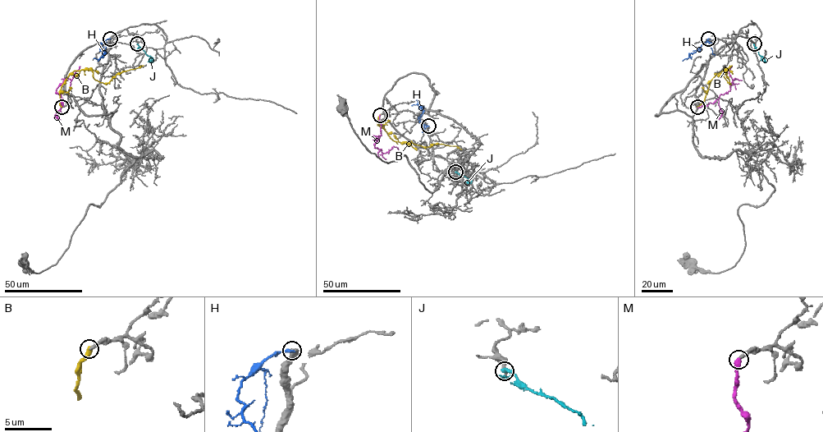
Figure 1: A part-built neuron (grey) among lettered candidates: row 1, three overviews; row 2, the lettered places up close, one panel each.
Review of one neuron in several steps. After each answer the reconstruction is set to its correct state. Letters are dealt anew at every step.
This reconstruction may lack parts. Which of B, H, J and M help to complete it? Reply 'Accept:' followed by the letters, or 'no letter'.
Accept: M

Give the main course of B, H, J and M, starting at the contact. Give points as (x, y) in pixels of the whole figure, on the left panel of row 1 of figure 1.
B: (61, 107), (59, 90), (64, 80), (75, 71), (91, 70), (95, 80), (107, 83), (116, 74), (143, 65)
H: (110, 39), (101, 44), (104, 53), (98, 59), (93, 58)
J: (137, 43), (150, 56), (149, 60), (153, 61)
M: (61, 107), (62, 99), (56, 92), (57, 89), (65, 79), (71, 80), (80, 66)

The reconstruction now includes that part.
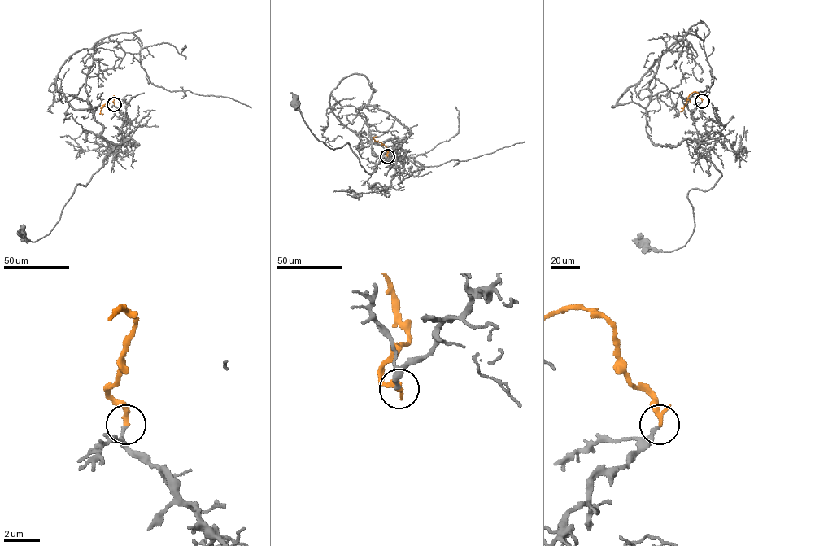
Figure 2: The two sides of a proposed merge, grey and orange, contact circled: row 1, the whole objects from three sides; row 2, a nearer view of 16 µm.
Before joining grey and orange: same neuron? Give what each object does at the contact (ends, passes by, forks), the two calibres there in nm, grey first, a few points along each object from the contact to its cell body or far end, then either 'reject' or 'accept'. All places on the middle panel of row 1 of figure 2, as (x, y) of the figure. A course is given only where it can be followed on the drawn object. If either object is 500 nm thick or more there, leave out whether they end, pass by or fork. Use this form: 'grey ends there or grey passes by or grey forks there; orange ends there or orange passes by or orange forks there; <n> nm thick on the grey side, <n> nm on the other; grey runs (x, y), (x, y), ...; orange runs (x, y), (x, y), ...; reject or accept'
grey ends there; orange ends there; 220 nm thick on the grey side, 280 nm on the other; grey runs (387, 156), (398, 146), (395, 153), (385, 150), (368, 173), (347, 143), (333, 149), (320, 141), (295, 106); orange runs (387, 156), (386, 148), (374, 141), (376, 136); accept

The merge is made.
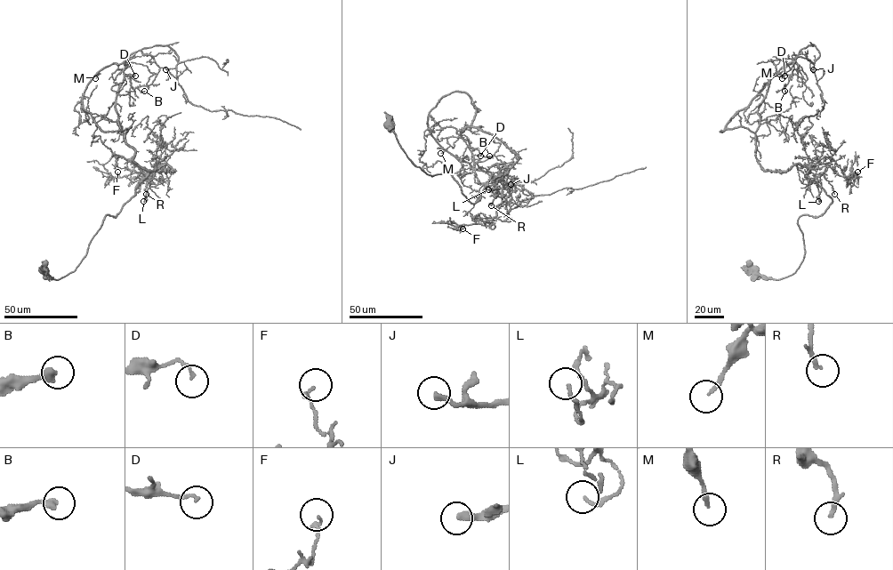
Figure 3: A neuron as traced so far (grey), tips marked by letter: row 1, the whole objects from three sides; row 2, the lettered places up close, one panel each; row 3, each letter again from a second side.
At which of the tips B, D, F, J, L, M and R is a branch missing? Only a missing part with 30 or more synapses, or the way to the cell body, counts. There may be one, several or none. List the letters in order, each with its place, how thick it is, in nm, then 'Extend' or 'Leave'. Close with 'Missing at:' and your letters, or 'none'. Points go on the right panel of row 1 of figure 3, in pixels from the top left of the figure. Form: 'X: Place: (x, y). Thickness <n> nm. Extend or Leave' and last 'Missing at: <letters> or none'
B: Place: (784, 91). Thickness 340 nm. Leave
D: Place: (784, 76). Thickness 120 nm. Leave
F: Place: (857, 172). Thickness 150 nm. Leave
J: Place: (813, 69). Thickness 280 nm. Extend
L: Place: (818, 201). Thickness 130 nm. Leave
M: Place: (782, 78). Thickness 190 nm. Extend
R: Place: (834, 194). Thickness 180 nm. Extend
Missing at: J, M, R

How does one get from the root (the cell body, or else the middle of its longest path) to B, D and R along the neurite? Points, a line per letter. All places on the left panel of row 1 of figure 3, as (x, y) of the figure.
B: (44, 268), (72, 272), (172, 172), (83, 107), (139, 51), (144, 91)
D: (44, 268), (72, 272), (103, 218), (155, 168), (172, 171), (140, 166), (119, 125), (116, 92), (135, 76)
R: (44, 268), (55, 279), (72, 272), (86, 254), (103, 218), (116, 216), (157, 163), (144, 188), (146, 194)

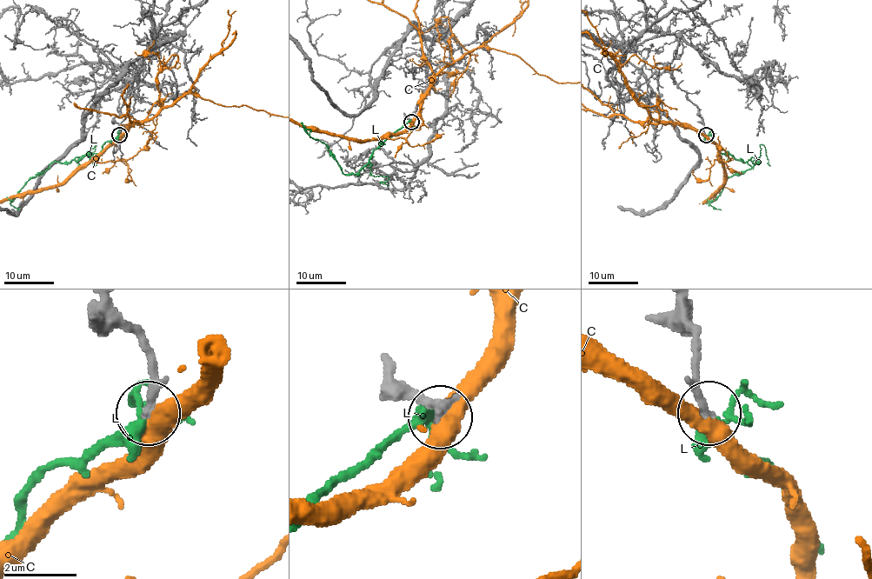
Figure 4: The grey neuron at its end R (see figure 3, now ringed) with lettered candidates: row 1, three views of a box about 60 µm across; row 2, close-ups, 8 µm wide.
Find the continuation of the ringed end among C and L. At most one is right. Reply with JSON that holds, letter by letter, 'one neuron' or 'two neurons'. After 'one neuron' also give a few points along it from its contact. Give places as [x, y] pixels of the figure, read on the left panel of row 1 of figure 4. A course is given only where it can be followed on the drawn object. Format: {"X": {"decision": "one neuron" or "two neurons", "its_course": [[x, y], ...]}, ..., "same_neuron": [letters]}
{"C": {"decision": "two neurons"}, "L": {"decision": "one neuron", "its_course": [[119, 134], [96, 153], [88, 153], [77, 161], [52, 161], [26, 183], [10, 203], [17, 209]]}, "same_neuron": ["L"]}

